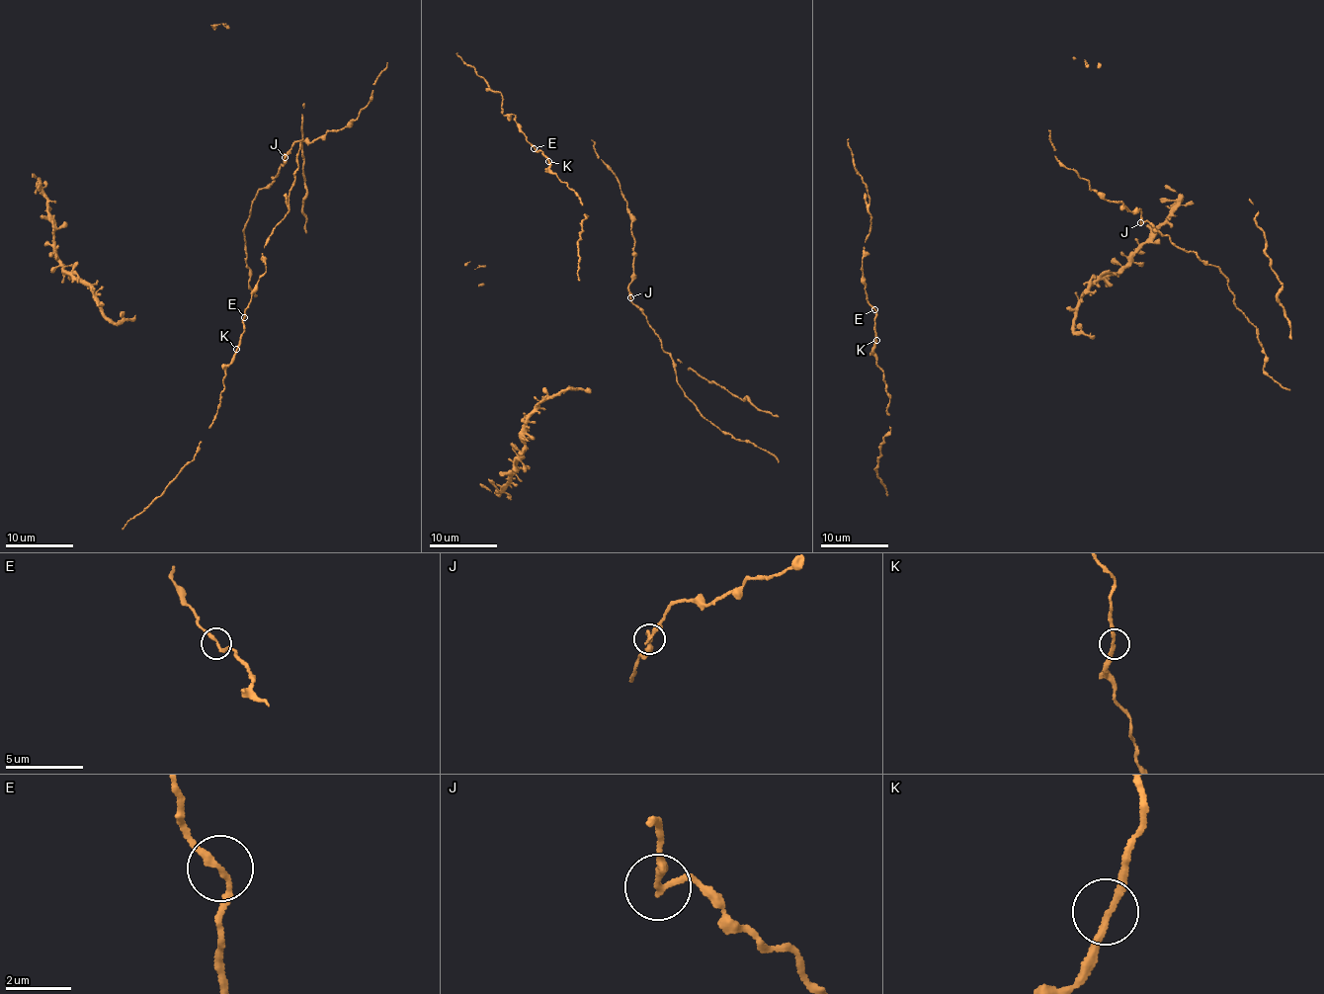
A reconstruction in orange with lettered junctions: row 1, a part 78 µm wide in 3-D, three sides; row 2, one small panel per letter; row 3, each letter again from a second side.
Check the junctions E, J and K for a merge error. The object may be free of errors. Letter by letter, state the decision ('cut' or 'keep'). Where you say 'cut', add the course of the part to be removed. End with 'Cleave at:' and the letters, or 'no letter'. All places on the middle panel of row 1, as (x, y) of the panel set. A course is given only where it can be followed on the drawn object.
E: keep
J: keep
K: keep
Cleave at: no letter

